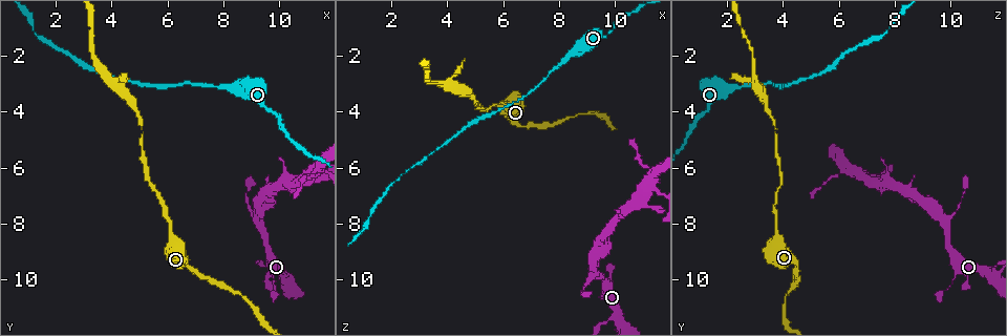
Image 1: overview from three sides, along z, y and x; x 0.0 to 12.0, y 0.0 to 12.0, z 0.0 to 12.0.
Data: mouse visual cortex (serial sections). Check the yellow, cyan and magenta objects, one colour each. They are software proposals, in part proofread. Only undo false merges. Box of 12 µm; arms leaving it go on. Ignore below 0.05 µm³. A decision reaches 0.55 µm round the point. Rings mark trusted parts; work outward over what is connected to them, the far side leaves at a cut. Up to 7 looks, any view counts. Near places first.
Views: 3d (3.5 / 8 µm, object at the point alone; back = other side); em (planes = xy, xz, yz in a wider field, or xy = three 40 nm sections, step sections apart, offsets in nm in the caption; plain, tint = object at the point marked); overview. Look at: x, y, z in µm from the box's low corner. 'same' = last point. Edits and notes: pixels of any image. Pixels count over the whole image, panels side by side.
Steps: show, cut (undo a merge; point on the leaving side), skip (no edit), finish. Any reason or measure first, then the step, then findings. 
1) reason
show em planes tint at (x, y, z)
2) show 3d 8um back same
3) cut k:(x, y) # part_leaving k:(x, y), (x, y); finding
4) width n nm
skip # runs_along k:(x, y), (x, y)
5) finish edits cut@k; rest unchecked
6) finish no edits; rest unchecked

sudden change in width
show 3d 3.5um back at (6.1, 8.2, 3.9)

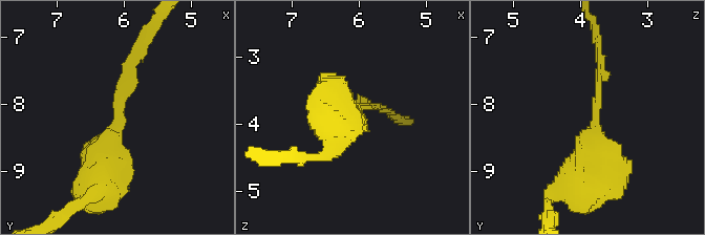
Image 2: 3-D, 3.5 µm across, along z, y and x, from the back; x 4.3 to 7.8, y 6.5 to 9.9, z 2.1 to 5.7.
shape alone is not enough
show em xy step 3 tint at (6.10, 8.20, 3.75)

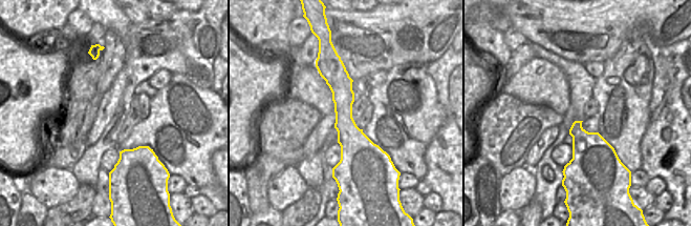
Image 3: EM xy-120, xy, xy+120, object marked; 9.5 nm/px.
skip # runs_along 3:(338, 62), (354, 171); one cell here

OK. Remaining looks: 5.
sharp bend
show 3d 8um at (11.2, 6.0, 6.2)

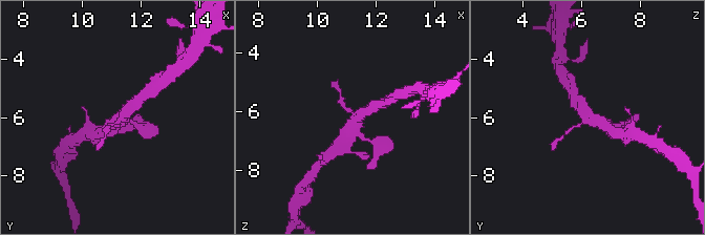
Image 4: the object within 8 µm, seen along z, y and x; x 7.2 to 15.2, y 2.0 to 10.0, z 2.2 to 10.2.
show em xy step 2 tint at (11.3, 6.0, 6.3)

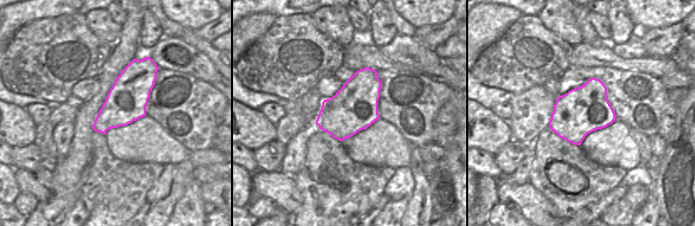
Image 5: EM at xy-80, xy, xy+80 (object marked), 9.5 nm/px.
skip # continuous, no second cell

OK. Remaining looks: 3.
show 3d 3.5um at (8.4, 3.1, 2.0)

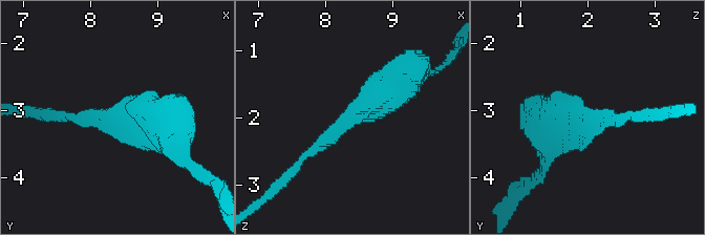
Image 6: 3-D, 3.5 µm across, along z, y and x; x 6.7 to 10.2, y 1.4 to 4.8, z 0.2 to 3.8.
skip # runs_along 6:(405, 76), (299, 164); all the same cell

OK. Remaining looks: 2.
finish no edits; rest unchecked

